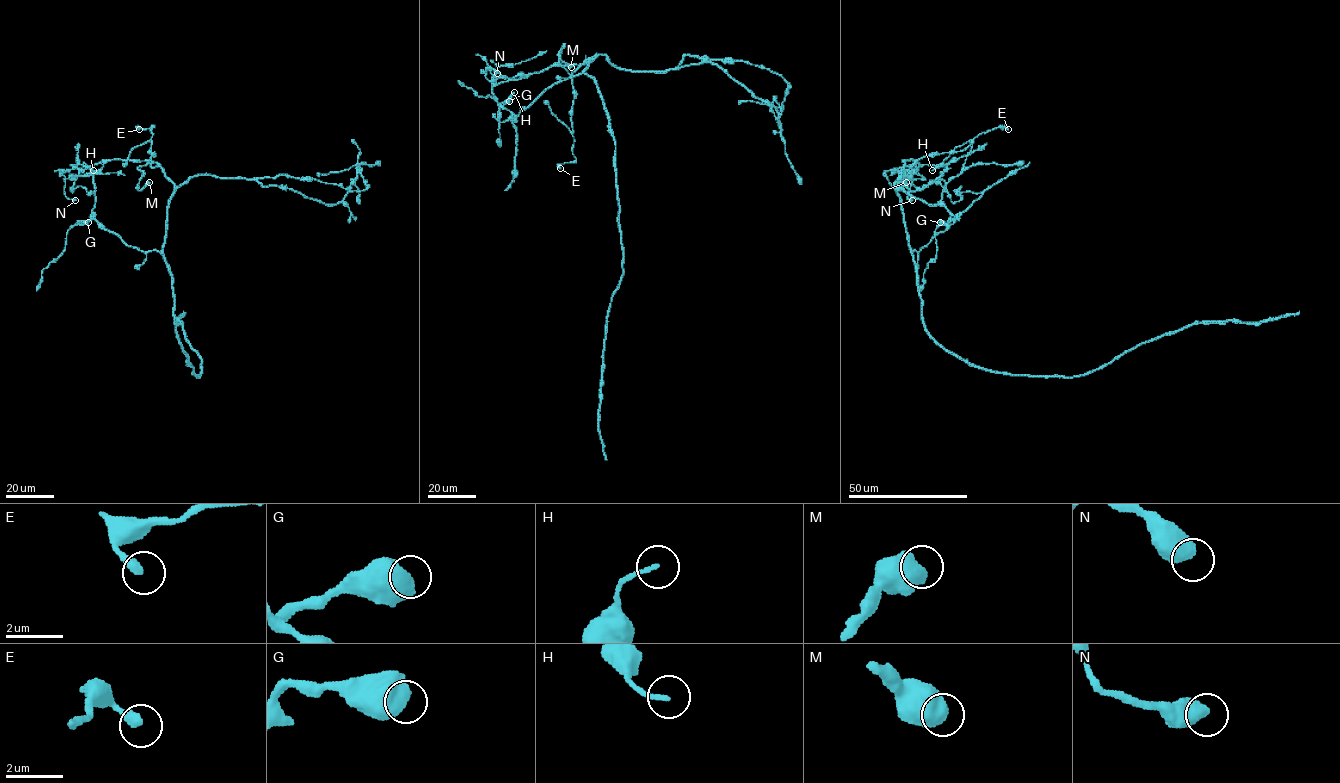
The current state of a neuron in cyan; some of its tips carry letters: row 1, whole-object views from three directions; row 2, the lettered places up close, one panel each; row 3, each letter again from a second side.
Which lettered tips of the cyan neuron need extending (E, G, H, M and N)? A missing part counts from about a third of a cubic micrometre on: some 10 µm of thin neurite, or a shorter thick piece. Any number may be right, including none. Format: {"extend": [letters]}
{"extend": []}

